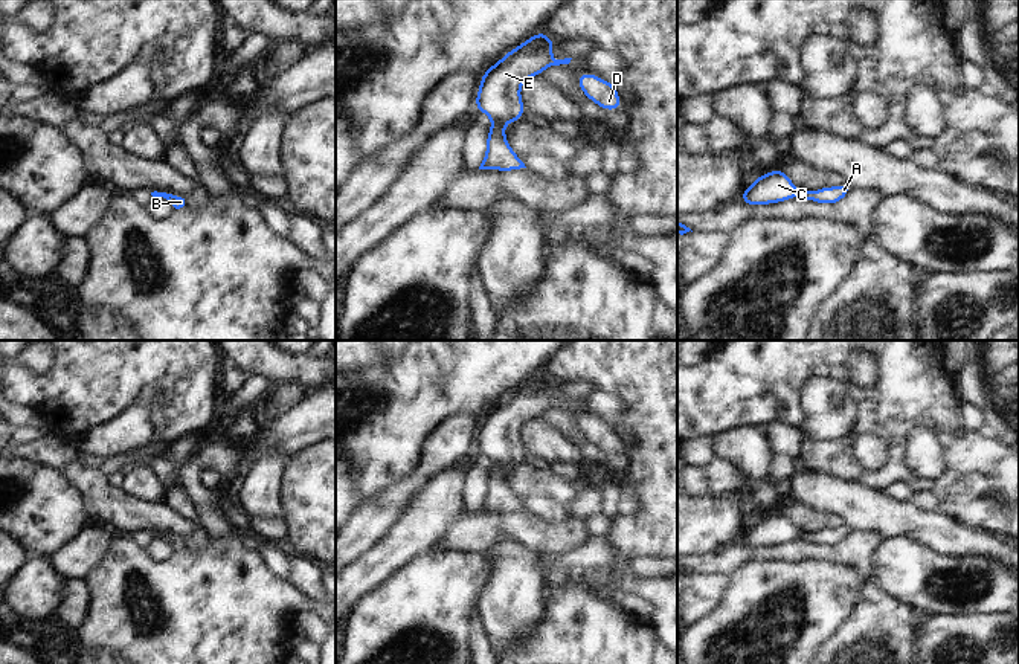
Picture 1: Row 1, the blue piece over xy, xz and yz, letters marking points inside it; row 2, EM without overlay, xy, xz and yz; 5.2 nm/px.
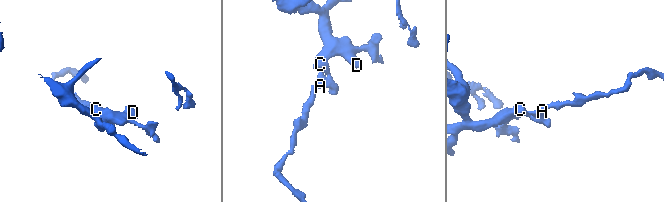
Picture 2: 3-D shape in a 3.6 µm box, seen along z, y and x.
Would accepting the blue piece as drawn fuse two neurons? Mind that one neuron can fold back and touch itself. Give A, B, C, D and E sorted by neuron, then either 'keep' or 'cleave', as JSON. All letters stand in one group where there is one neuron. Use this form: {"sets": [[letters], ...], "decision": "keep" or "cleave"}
{"sets": [["A", "B", "C", "D", "E"]], "decision": "keep"}

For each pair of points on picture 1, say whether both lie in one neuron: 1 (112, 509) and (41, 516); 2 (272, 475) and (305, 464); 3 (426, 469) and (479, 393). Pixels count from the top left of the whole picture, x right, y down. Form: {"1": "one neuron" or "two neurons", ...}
{"1": "two neurons", "2": "two neurons", "3": "two neurons"}

